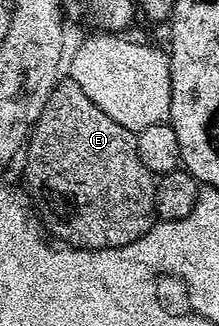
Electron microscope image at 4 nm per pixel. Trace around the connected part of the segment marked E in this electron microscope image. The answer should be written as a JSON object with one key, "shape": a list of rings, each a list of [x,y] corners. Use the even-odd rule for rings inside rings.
{"shape":[[[63,80],[55,87],[41,112],[41,116],[35,122],[35,129],[31,131],[31,137],[25,147],[28,186],[26,189],[29,191],[30,197],[37,203],[38,209],[41,211],[42,221],[52,239],[68,246],[81,246],[85,250],[108,250],[109,248],[121,248],[133,244],[141,236],[148,234],[156,225],[155,184],[157,178],[156,175],[149,172],[149,168],[145,168],[145,164],[141,164],[141,156],[137,156],[135,136],[136,131],[117,124],[117,120],[113,120],[113,116],[105,116],[105,112],[101,112],[101,108],[97,108],[97,104],[93,104],[93,100],[89,100],[89,96],[85,96],[85,92],[81,92],[81,88],[75,82]]]}

